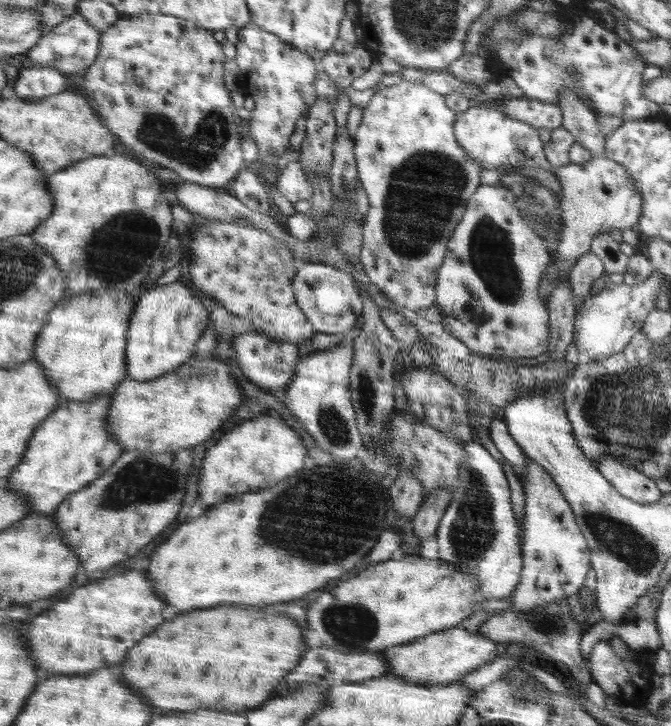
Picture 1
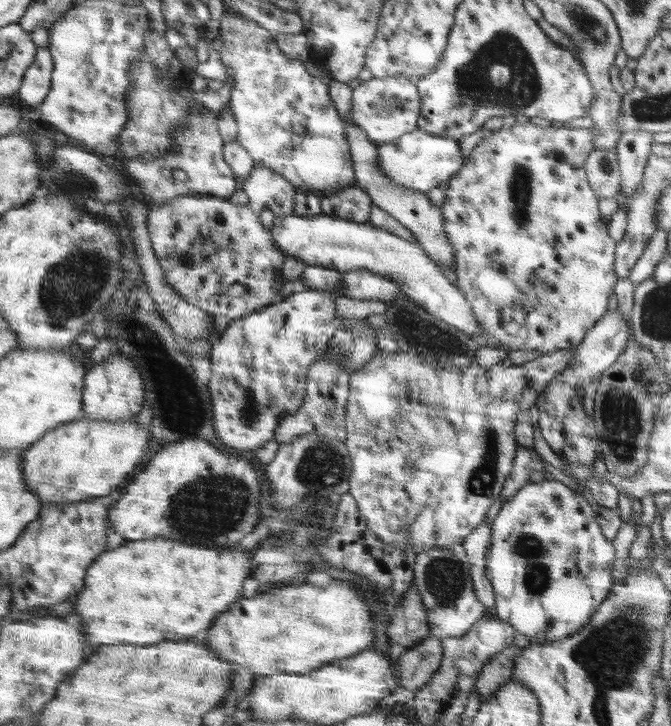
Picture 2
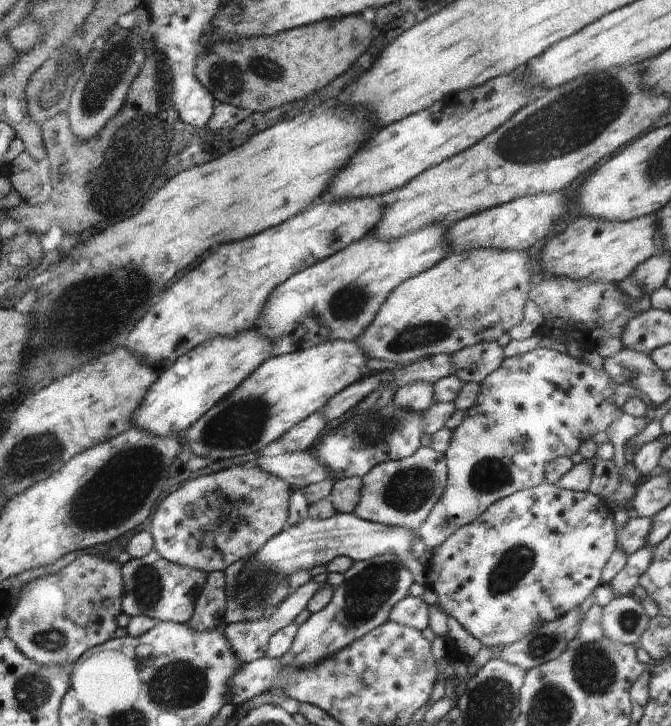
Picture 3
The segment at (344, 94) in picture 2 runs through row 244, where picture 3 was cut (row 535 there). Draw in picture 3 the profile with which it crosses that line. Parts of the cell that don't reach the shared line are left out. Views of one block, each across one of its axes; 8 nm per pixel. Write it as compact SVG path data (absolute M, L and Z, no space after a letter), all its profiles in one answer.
M536 348L523 356L505 358L497 370L494 370L494 372L484 378L481 386L478 400L465 412L466 415L464 416L464 420L462 420L462 424L453 430L454 434L452 434L450 446L448 446L448 450L445 451L444 456L448 466L446 490L444 490L440 501L436 502L436 506L434 506L428 519L424 520L424 524L422 524L416 532L420 540L426 545L428 551L434 550L440 544L443 544L444 540L447 540L448 536L451 536L458 528L476 520L478 516L485 513L485 511L498 500L508 497L510 494L514 494L514 492L535 488L545 483L544 466L546 466L550 460L560 459L561 457L570 458L572 454L578 452L578 448L580 448L580 444L584 443L584 440L592 439L592 436L597 432L604 432L622 413L622 409L614 406L613 396L614 389L617 385L612 382L612 378L604 372L603 368L596 370L596 368L591 368L588 365L584 357L580 359L574 358L569 352L558 352L556 350L550 350L549 348Z

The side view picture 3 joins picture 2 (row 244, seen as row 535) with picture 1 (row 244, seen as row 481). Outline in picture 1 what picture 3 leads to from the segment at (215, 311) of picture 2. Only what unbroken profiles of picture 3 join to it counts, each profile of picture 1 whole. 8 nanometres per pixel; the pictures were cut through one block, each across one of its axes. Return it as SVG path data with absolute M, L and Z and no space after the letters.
M208 219L204 224L195 224L192 229L194 236L188 244L190 249L191 288L200 294L214 297L218 305L224 305L235 316L250 320L258 333L295 343L297 346L310 340L317 330L308 322L307 317L300 311L294 296L292 281L298 269L304 265L295 261L292 252L278 239L274 239L264 230L256 226L240 224L234 220Z

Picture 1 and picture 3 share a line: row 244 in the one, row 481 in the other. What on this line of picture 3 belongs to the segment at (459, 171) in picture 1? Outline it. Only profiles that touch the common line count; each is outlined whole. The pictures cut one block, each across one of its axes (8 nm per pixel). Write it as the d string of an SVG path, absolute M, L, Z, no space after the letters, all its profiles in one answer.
M421 446L409 458L386 461L363 477L360 502L353 514L360 519L417 532L446 490L446 458L432 446Z

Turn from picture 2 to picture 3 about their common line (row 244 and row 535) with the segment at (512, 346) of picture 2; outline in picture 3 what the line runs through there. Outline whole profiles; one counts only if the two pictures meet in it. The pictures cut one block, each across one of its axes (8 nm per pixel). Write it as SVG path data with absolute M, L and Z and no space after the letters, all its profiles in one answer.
M545 482L535 488L514 492L514 494L510 494L510 496L492 504L485 513L478 516L470 524L458 528L432 552L432 558L429 560L429 567L425 574L427 586L438 595L437 604L441 607L441 610L448 616L452 616L456 622L460 622L470 636L474 636L486 647L495 647L502 644L508 646L535 631L538 624L554 621L566 614L568 610L581 606L584 600L601 584L602 570L617 546L614 514L615 510L613 508L588 490L577 492Z

